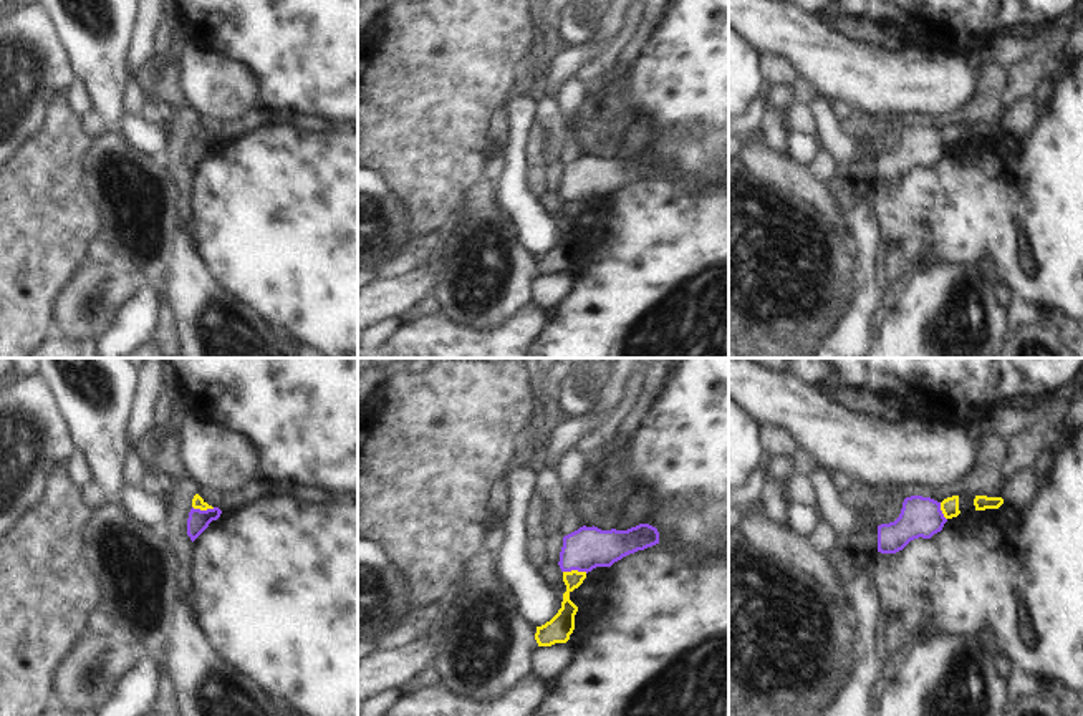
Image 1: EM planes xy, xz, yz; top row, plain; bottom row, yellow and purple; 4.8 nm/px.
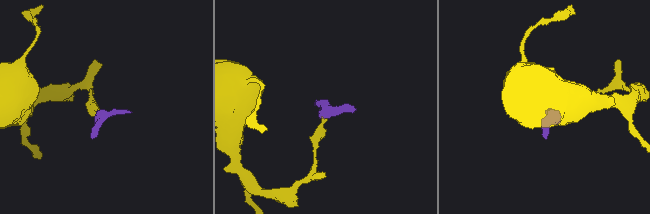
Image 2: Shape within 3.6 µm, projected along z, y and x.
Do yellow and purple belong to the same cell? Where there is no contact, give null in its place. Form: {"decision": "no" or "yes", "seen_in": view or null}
{"decision": "no", "seen_in": "xz"}

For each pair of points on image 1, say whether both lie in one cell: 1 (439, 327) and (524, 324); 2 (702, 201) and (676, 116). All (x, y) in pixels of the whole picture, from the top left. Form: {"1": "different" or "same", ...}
{"1": "same", "2": "different"}

